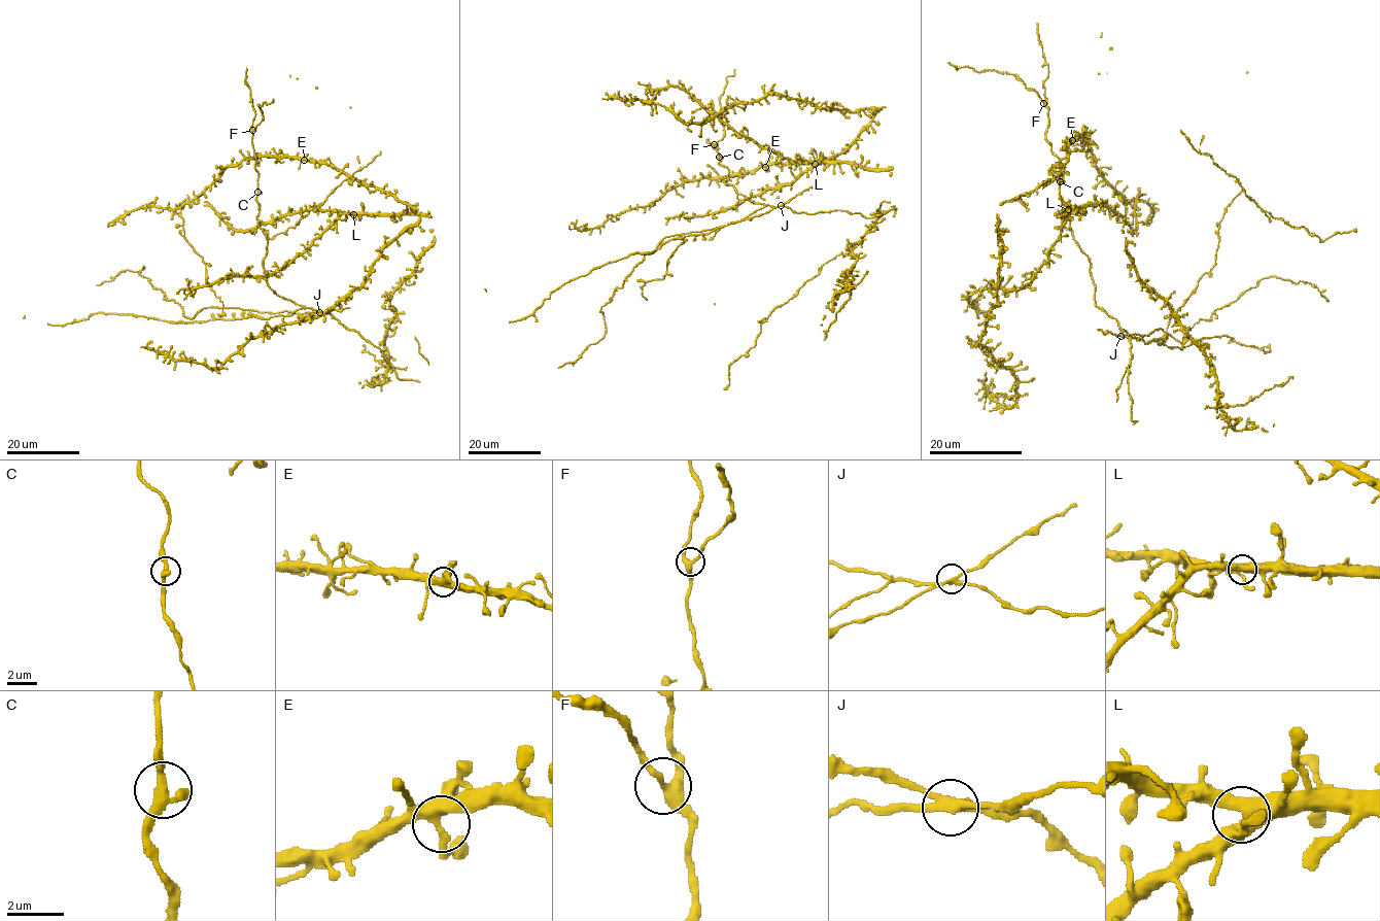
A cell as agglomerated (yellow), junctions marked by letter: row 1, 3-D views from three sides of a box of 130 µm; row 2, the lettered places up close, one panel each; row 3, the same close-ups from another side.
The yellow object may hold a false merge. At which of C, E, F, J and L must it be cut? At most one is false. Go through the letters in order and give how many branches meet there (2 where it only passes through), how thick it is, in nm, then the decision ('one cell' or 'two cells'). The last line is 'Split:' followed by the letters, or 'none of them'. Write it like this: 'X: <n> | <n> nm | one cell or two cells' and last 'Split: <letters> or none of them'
C: 3 | 280 nm | one cell
E: 4 | 360 nm | one cell
F: 3 | 320 nm | one cell
J: 4 | 300 nm | two cells
L: 4 | 500 nm | one cell
Split: J

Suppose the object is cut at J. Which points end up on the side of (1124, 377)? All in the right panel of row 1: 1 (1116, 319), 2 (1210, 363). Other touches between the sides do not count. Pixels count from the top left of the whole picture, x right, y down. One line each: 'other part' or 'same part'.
1: same part
2: same part

